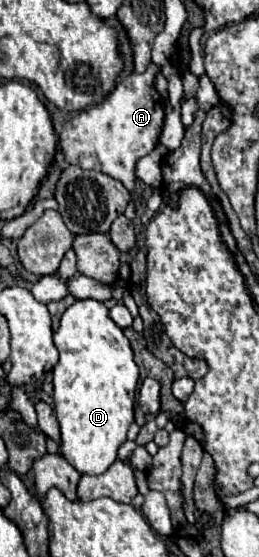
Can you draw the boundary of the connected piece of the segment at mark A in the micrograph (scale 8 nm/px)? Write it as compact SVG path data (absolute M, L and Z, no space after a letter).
M150 61L150 65L146 67L144 73L132 73L132 75L124 77L100 105L94 105L94 107L74 115L72 119L68 119L62 125L62 131L60 131L62 149L60 149L60 145L56 147L54 163L50 165L48 175L40 183L38 193L34 195L30 205L34 205L40 199L54 197L56 183L62 173L60 163L66 157L66 163L70 163L70 165L78 165L82 169L96 169L96 171L102 171L102 173L118 179L132 195L124 215L130 221L136 217L136 205L134 205L136 163L138 163L138 159L142 159L156 147L156 141L160 137L162 123L164 123L164 99L154 87L154 77L158 75L158 71L160 71L160 67Z

